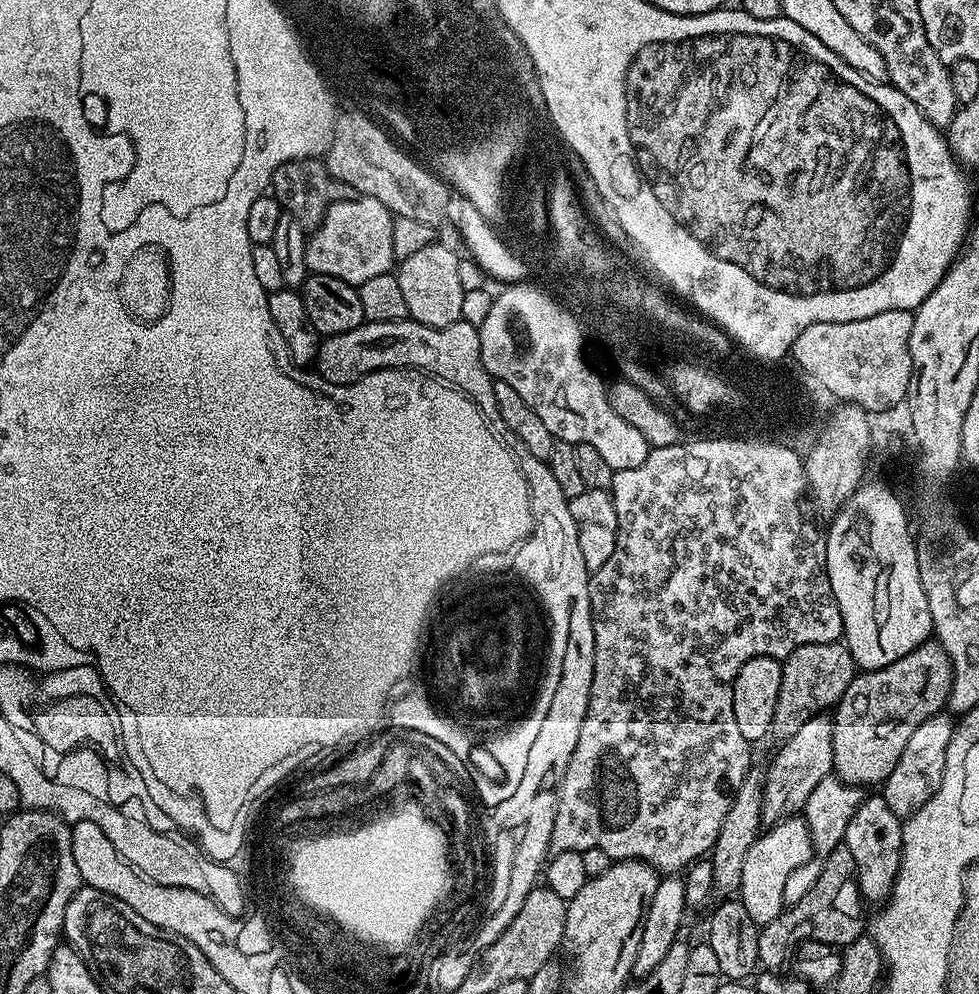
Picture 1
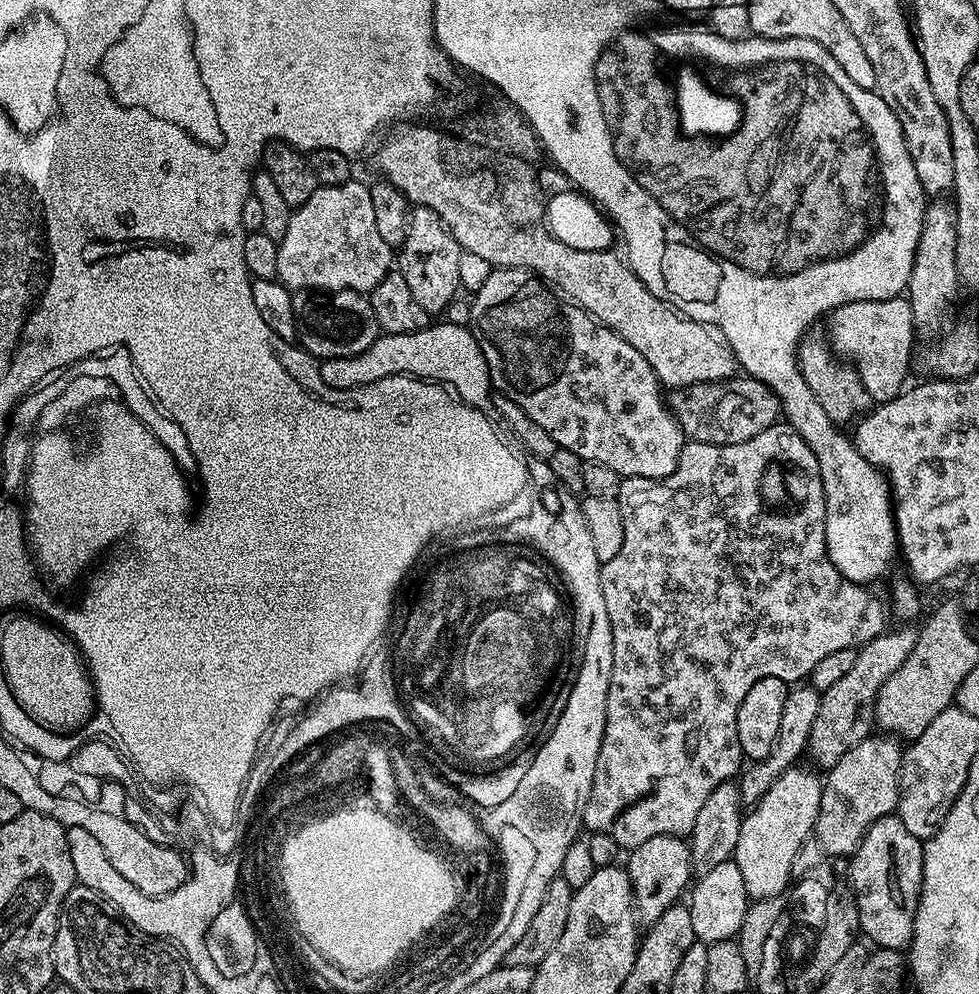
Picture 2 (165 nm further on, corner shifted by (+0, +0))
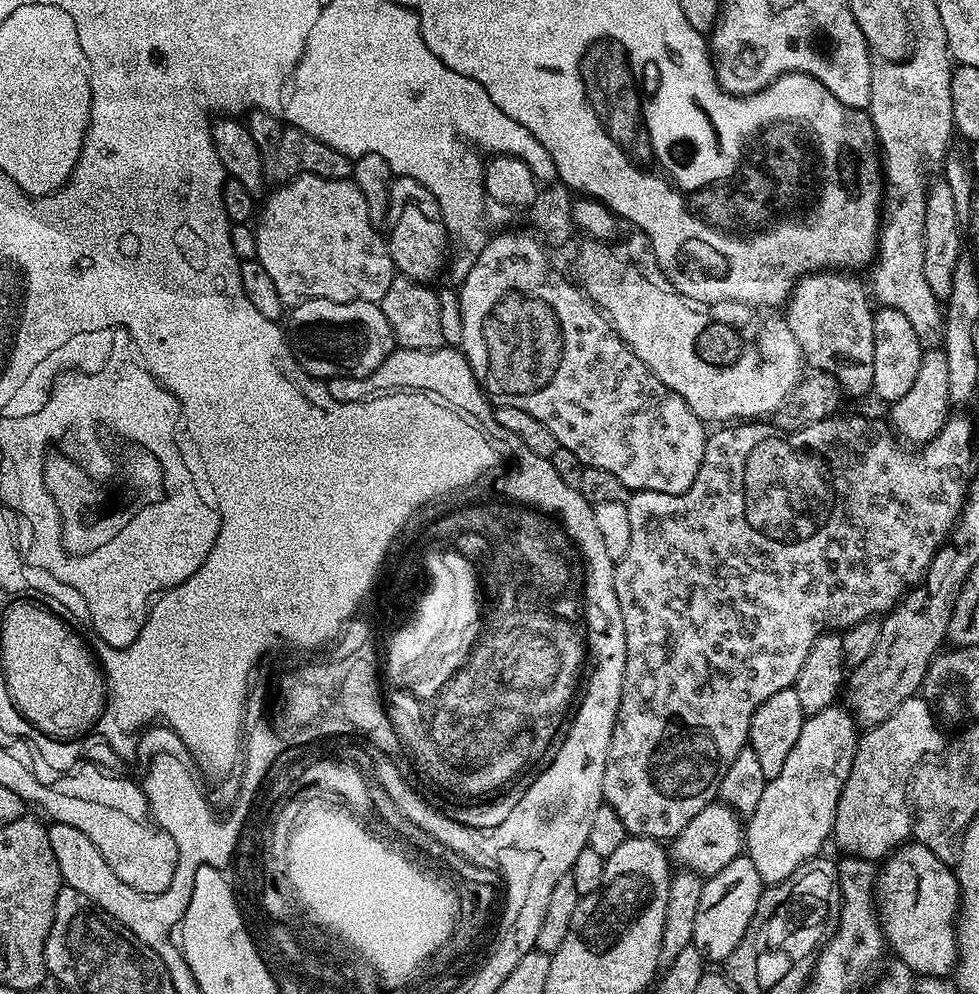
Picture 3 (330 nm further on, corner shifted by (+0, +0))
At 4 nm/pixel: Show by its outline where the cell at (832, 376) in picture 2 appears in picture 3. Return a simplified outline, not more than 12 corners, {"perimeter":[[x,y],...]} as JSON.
{"perimeter":[[840,270],[809,272],[782,318],[841,393],[874,382],[874,304]]}

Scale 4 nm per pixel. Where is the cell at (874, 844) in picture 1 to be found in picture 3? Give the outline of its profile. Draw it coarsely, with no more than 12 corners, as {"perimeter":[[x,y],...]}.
{"perimeter":[[926,846],[884,857],[887,947],[917,977],[956,967],[956,873]]}

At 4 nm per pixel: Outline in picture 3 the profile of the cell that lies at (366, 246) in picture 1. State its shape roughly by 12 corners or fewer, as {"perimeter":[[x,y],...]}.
{"perimeter":[[295,176],[254,224],[284,305],[379,302],[394,265],[351,179]]}

